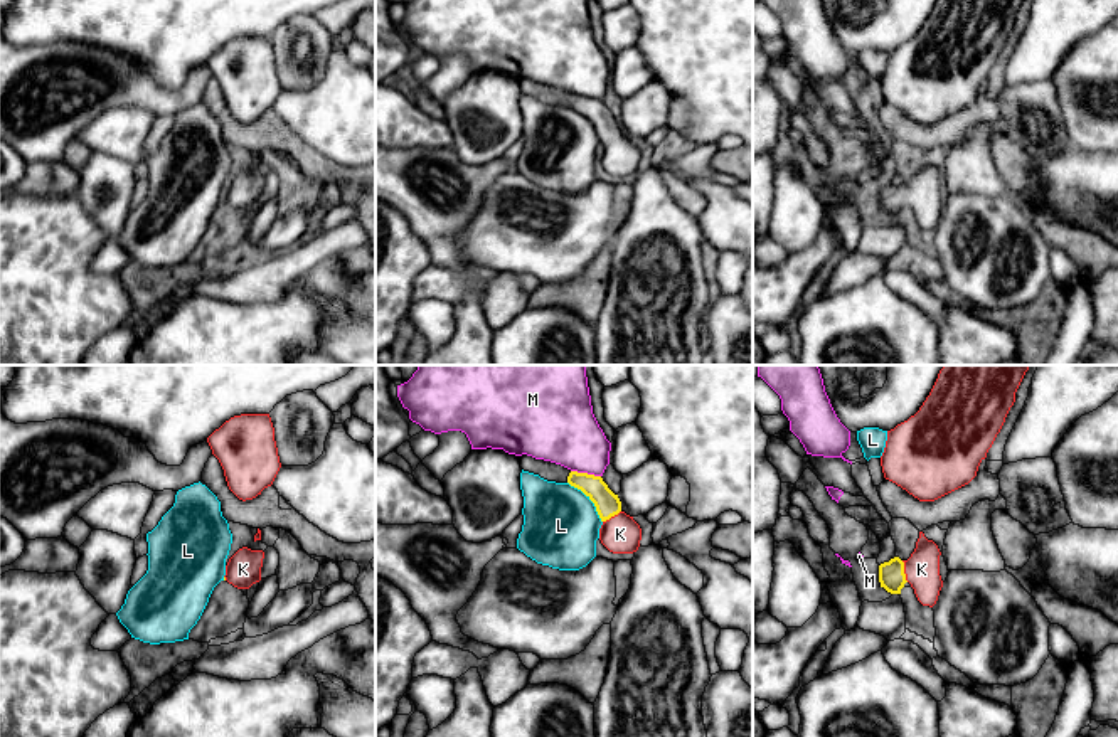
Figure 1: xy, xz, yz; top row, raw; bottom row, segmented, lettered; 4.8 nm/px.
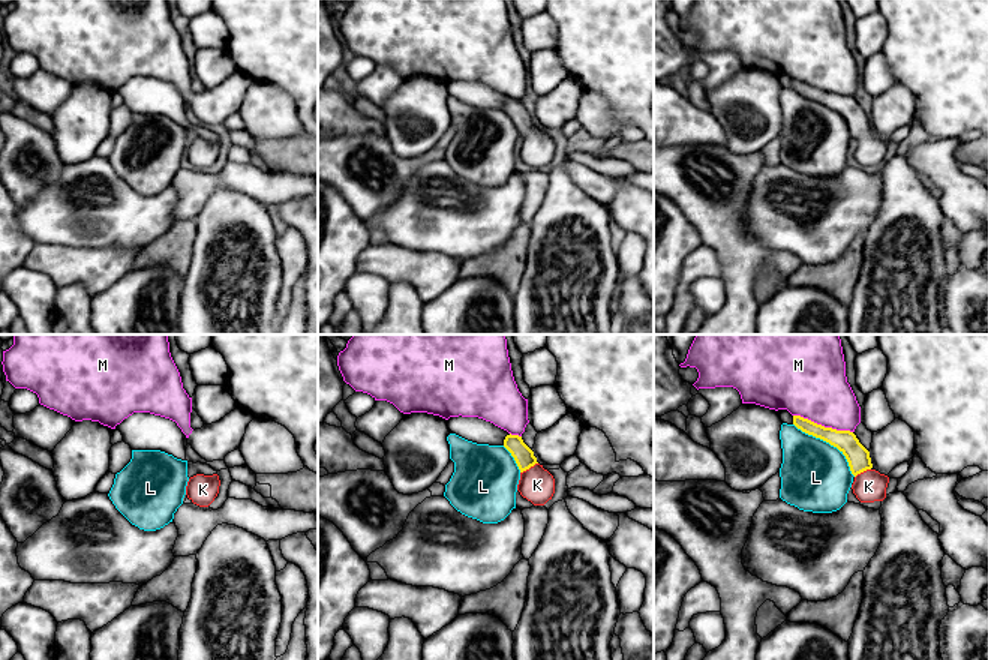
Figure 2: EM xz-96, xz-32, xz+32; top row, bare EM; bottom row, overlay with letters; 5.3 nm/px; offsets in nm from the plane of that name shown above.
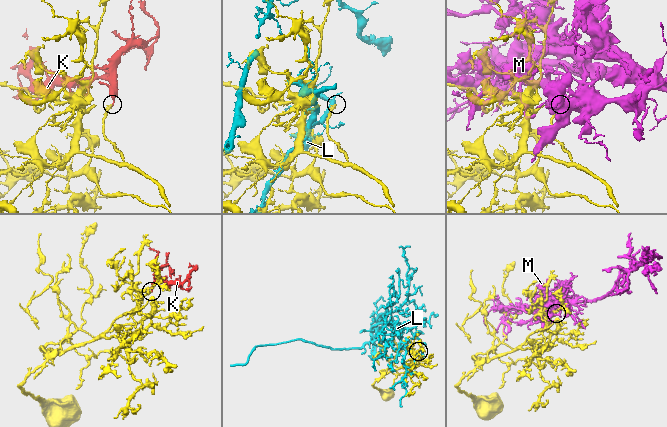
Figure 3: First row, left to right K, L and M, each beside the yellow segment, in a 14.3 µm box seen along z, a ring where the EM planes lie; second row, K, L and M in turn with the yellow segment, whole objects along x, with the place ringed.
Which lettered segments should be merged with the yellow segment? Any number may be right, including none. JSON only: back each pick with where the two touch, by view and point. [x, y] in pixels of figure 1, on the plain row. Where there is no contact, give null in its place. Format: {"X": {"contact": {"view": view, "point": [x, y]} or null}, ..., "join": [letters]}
{"K": {"contact": {"view": "yz", "point": [903, 194]}}, "join": ["K"]}

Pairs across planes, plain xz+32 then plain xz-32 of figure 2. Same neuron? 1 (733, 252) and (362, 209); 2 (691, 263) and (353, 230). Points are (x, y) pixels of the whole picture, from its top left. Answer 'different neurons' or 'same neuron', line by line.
1: same neuron
2: different neurons

